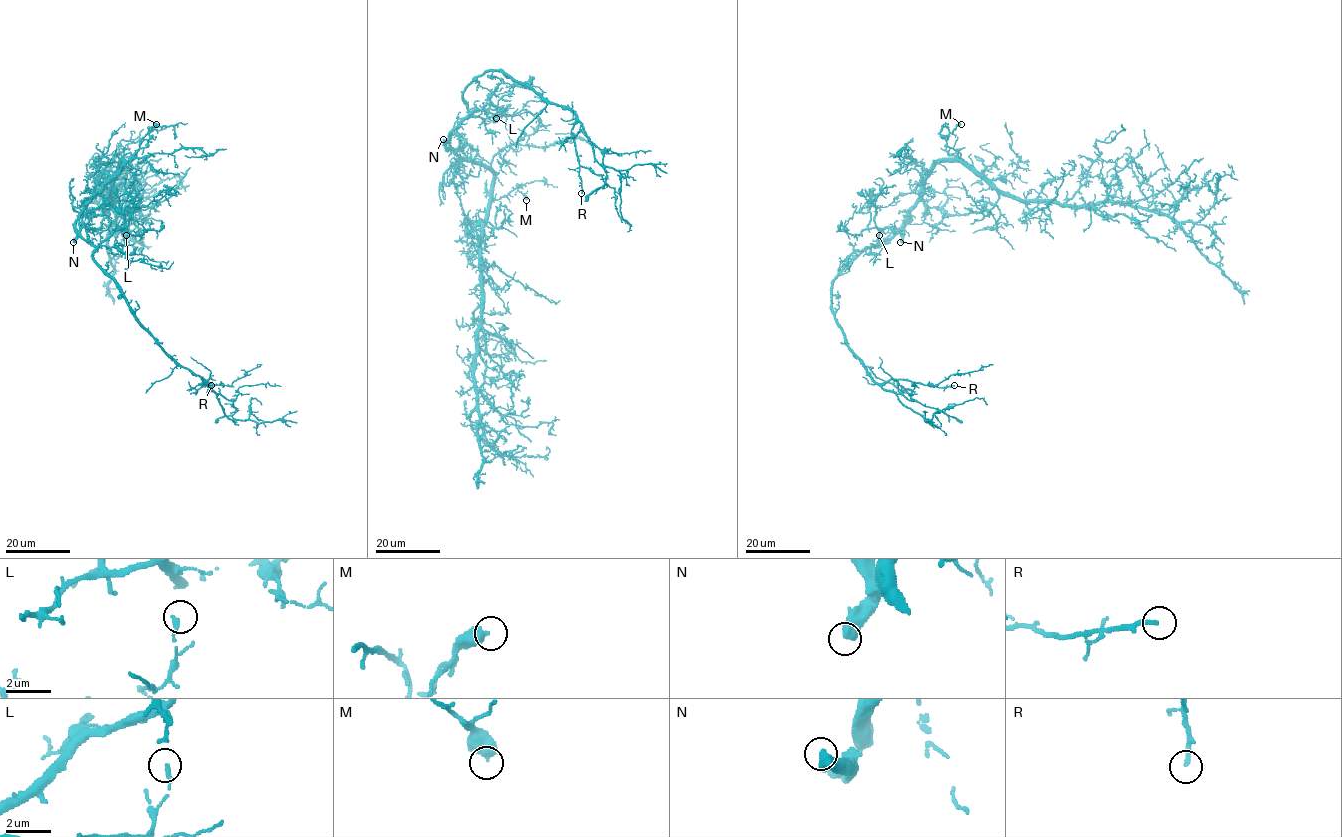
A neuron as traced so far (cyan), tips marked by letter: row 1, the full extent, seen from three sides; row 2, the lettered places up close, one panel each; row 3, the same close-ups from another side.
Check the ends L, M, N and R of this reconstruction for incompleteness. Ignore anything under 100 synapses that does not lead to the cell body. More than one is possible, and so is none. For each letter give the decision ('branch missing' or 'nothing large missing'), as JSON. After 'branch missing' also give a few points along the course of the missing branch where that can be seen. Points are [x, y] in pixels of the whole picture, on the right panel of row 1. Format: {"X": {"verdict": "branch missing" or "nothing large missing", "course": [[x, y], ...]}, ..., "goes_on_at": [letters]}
{"L": {"verdict": "nothing large missing"}, "M": {"verdict": "nothing large missing"}, "N": {"verdict": "branch missing"}, "R": {"verdict": "nothing large missing"}, "goes_on_at": ["N"]}

